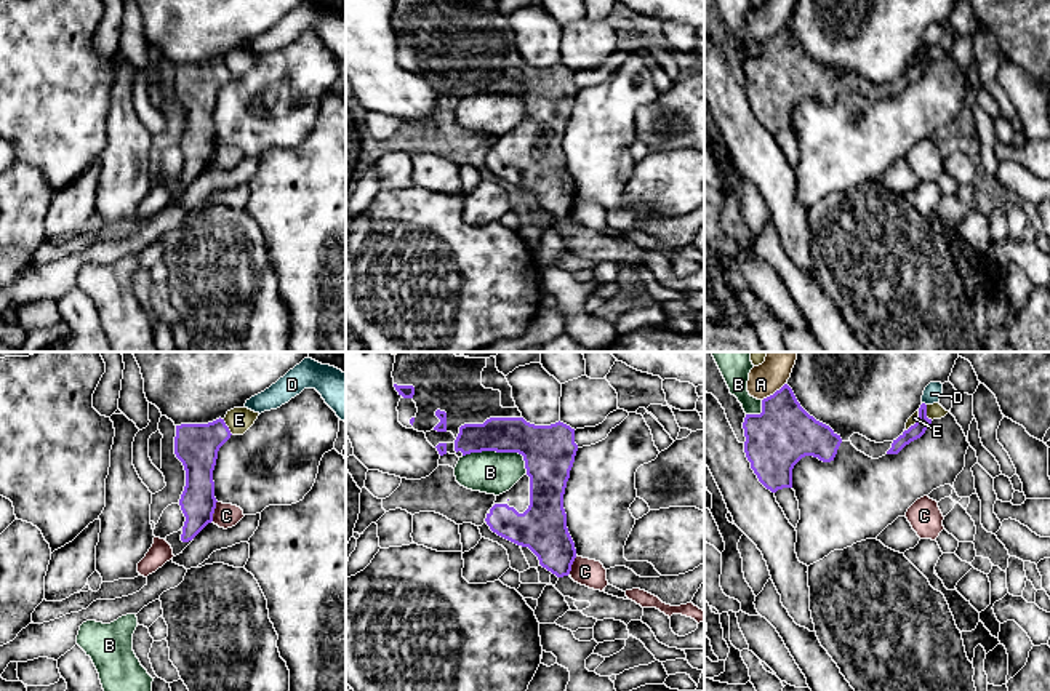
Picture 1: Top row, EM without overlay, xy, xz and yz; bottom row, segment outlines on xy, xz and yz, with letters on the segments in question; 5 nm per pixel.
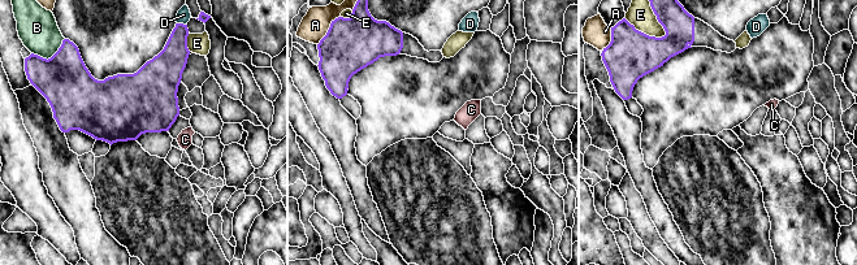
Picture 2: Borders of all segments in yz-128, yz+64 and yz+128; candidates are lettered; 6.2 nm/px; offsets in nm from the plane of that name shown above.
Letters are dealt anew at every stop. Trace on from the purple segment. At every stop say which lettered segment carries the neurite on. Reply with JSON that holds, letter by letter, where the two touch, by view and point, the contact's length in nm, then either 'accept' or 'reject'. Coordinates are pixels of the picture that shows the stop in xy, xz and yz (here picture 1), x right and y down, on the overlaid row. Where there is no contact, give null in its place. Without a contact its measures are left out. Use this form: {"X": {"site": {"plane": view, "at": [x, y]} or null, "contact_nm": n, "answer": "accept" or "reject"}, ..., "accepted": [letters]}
{"A": {"site": {"plane": "yz", "at": [775, 392]}, "contact_nm": 160, "answer": "reject"}, "B": {"site": {"plane": "xz", "at": [501, 451]}, "contact_nm": 340, "answer": "reject"}, "C": {"site": {"plane": "xy", "at": [213, 511]}, "contact_nm": 110, "answer": "reject"}, "D": {"site": {"plane": "yz", "at": [924, 403]}, "contact_nm": 30, "answer": "reject"}, "E": {"site": {"plane": "yz", "at": [925, 413]}, "contact_nm": 90, "answer": "reject"}, "accepted": []}

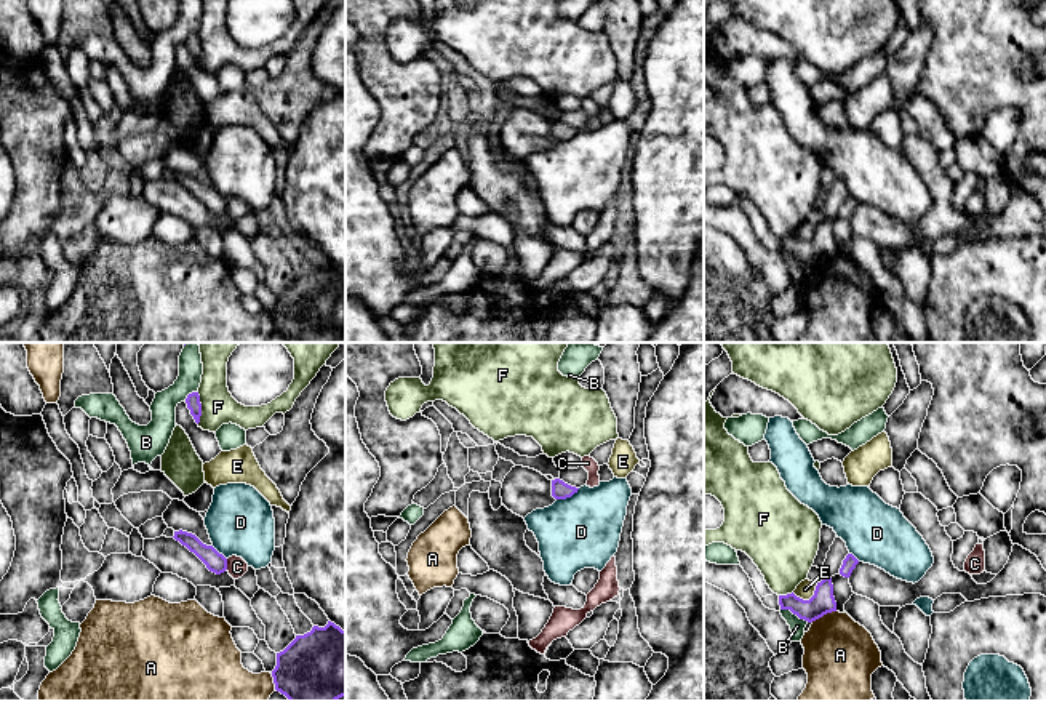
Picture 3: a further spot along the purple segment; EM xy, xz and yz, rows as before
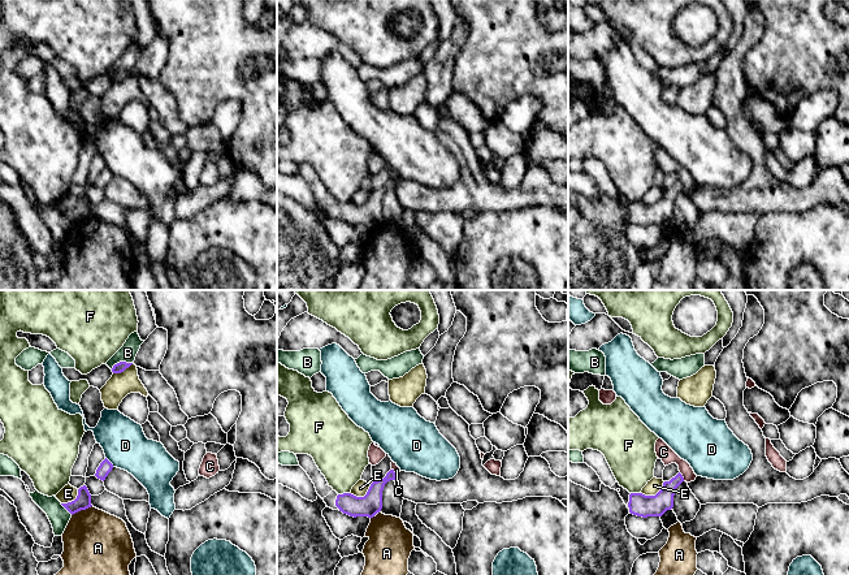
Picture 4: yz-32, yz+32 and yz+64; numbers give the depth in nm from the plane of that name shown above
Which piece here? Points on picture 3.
{"A": {"site": {"plane": "yz", "at": [822, 615]}, "contact_nm": 140, "answer": "reject"}, "B": {"site": {"plane": "yz", "at": [795, 613]}, "contact_nm": 160, "answer": "reject"}, "C": {"site": {"plane": "xy", "at": [226, 564]}, "contact_nm": 60, "answer": "reject"}, "D": {"site": {"plane": "xz", "at": [568, 496]}, "contact_nm": 130, "answer": "reject"}, "E": {"site": {"plane": "yz", "at": [806, 600]}, "contact_nm": 140, "answer": "reject"}, "F": {"site": {"plane": "xy", "at": [200, 407]}, "contact_nm": 170, "answer": "reject"}, "accepted": []}

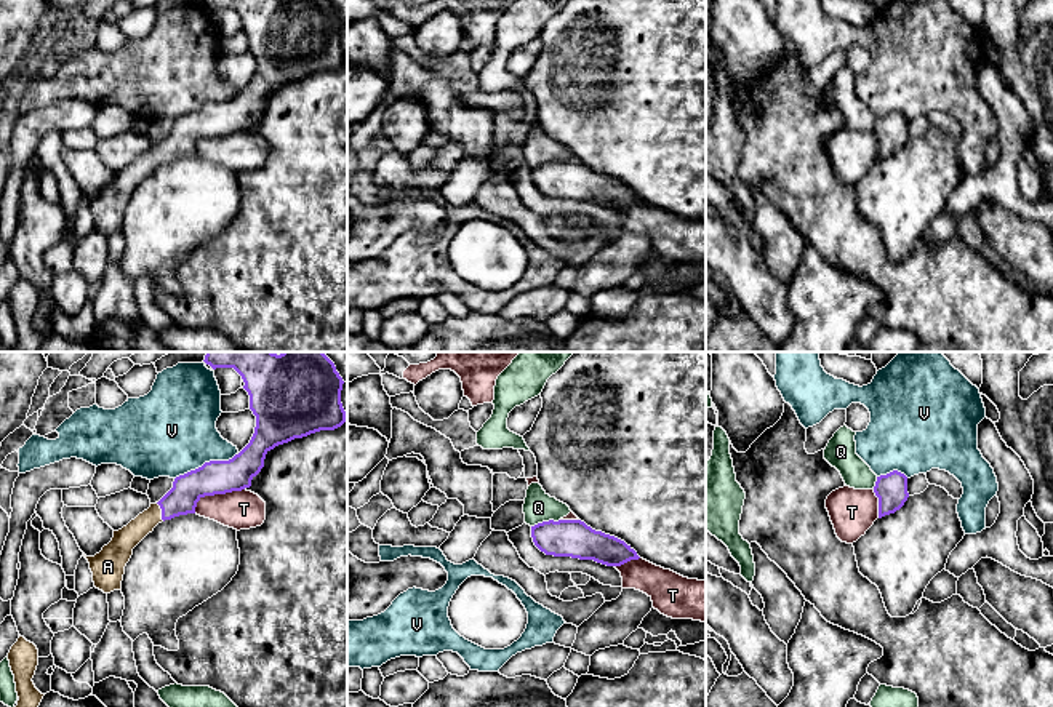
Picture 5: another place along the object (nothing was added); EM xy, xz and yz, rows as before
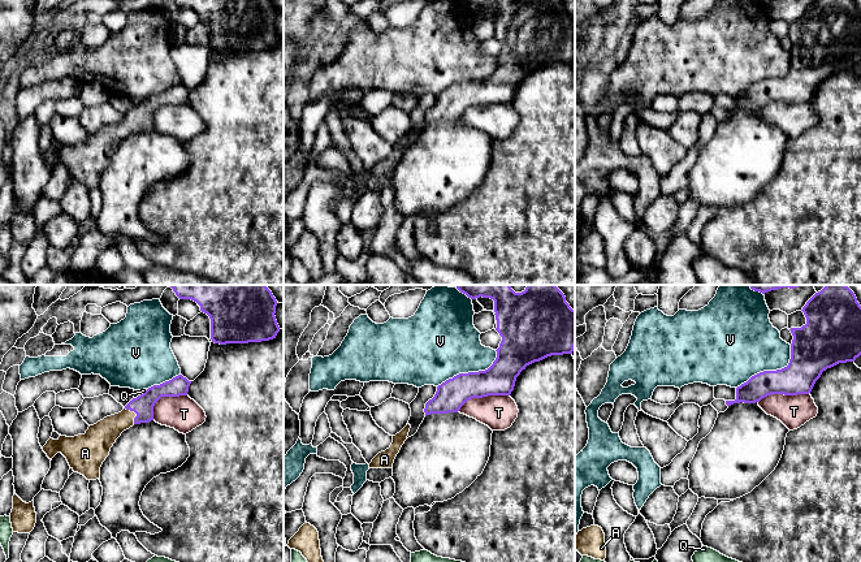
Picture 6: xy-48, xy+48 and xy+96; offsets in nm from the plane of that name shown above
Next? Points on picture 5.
{"A": {"site": {"plane": "xy", "at": [162, 512]}, "contact_nm": 100, "answer": "accept"}, "Q": {"site": {"plane": "xz", "at": [544, 522]}, "contact_nm": 150, "answer": "reject"}, "T": {"site": {"plane": "xy", "at": [215, 493]}, "contact_nm": 280, "answer": "reject"}, "V": {"site": {"plane": "xy", "at": [205, 463]}, "contact_nm": 340, "answer": "reject"}, "accepted": ["A"]}

